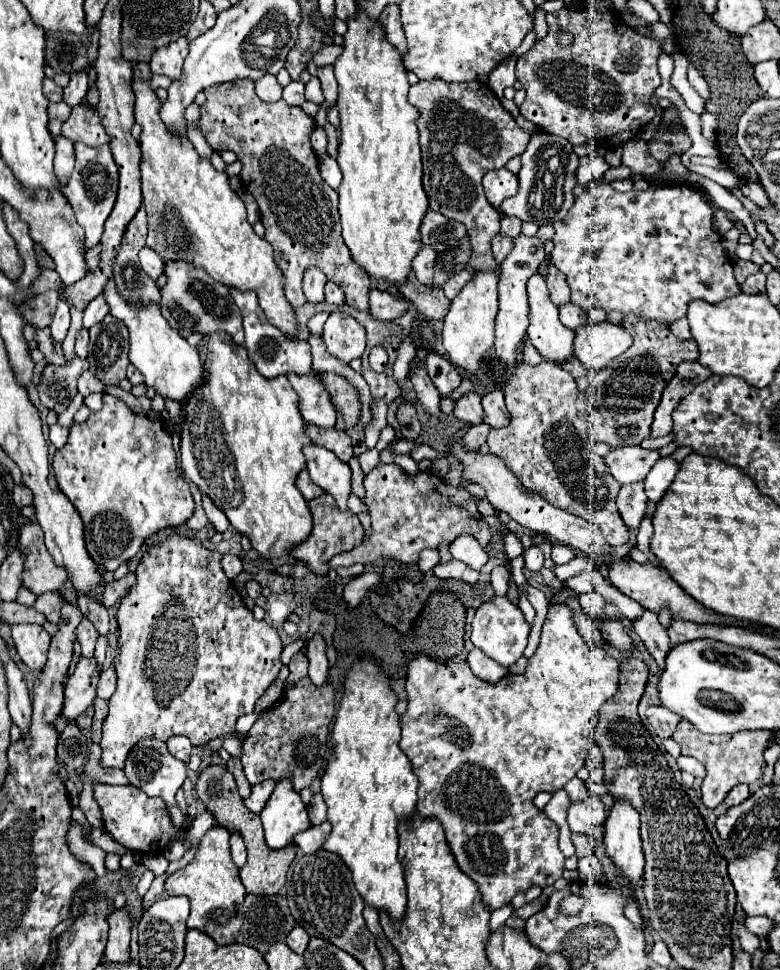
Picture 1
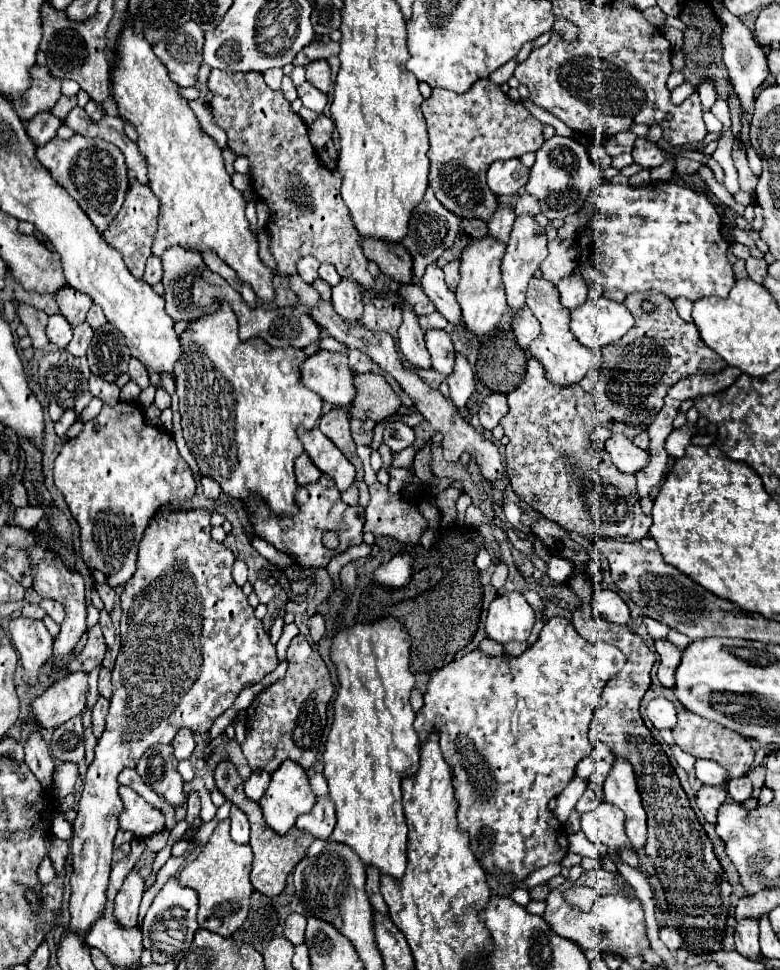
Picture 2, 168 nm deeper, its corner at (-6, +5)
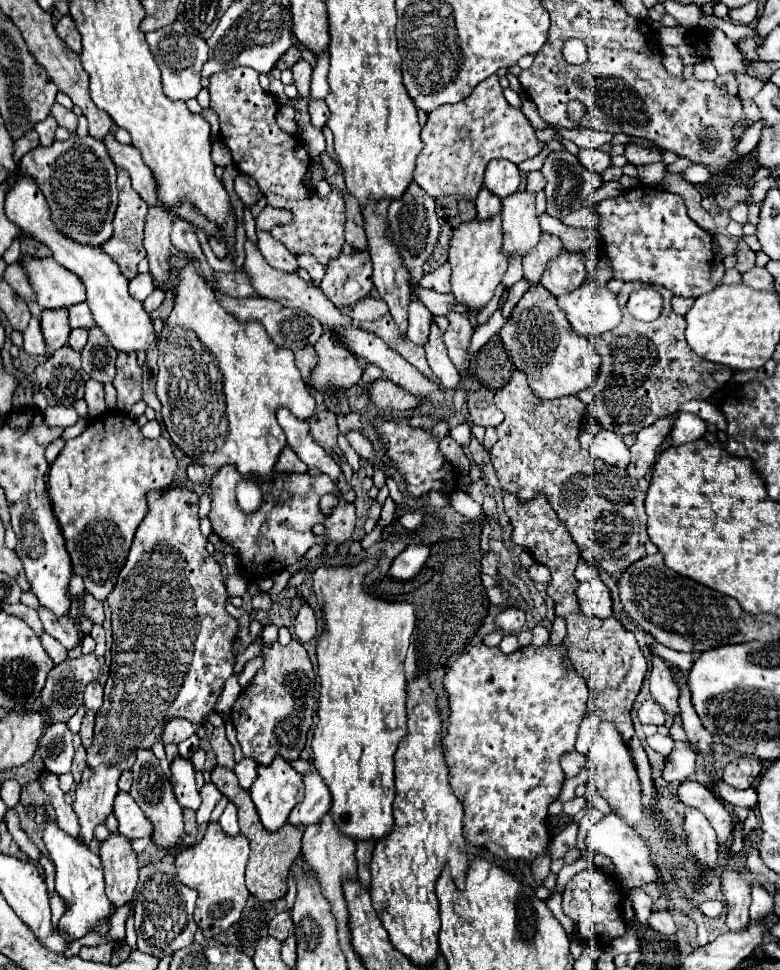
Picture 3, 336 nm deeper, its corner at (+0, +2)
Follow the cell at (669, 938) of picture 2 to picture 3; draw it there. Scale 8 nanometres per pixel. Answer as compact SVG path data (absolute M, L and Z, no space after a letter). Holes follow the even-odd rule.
M652 911L648 923L654 931L658 931L662 935L674 935L676 933L676 923L674 923L670 911Z

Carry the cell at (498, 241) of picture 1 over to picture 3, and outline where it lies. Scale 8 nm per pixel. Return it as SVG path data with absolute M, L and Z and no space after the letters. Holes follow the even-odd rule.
M482 185L482 191L476 197L476 209L478 209L478 219L490 219L502 211L502 201L500 201L500 197L490 193Z

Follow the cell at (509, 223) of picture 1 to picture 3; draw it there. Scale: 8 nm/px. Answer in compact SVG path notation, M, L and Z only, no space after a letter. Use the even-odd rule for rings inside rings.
M532 171L532 173L528 173L528 183L526 183L526 189L528 189L528 191L538 193L538 191L544 187L544 183L546 183L544 175L542 175L540 171Z

